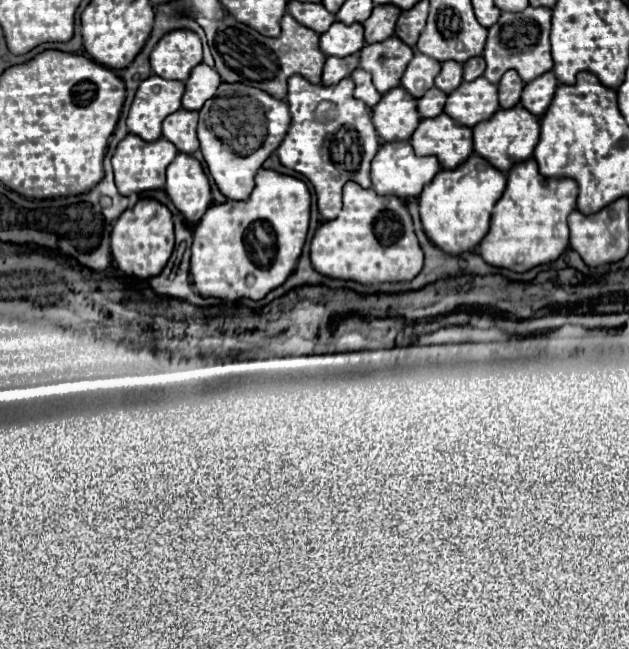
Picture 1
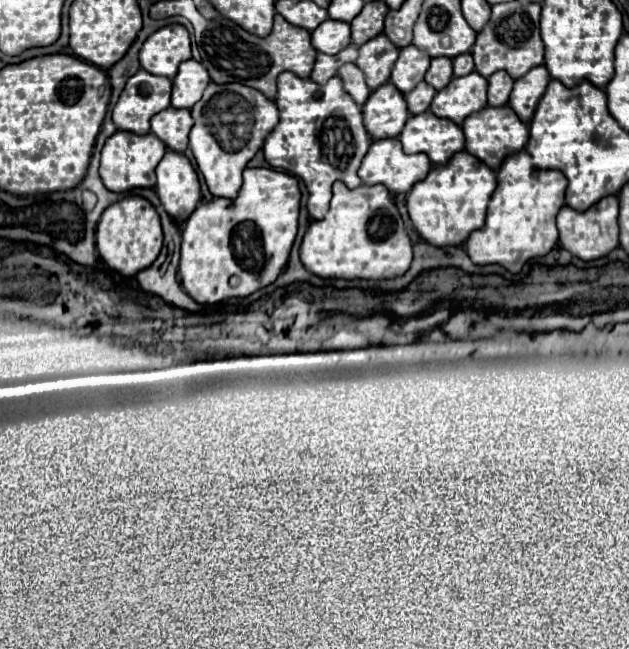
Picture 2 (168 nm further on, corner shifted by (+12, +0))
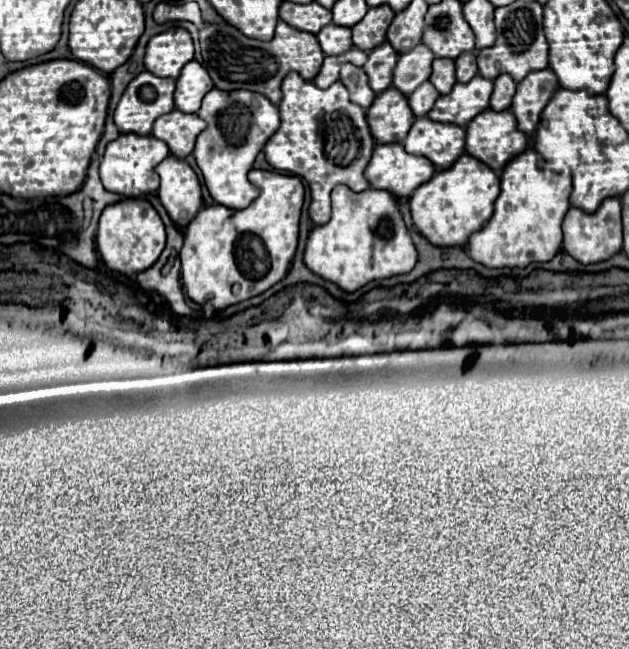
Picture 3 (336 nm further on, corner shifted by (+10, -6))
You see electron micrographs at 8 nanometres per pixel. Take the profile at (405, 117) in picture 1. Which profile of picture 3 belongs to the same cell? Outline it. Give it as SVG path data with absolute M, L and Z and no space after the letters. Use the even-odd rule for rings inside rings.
M394 86L376 96L372 106L368 108L366 118L370 124L370 132L378 144L402 142L416 120L406 96Z

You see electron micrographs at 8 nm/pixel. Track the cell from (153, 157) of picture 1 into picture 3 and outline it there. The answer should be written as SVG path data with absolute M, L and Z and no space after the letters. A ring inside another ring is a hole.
M120 134L110 146L106 146L106 152L100 162L100 180L106 186L106 190L116 192L120 196L142 196L142 194L152 194L160 186L160 178L156 174L156 166L170 156L170 150L166 142L154 138L152 134L148 136L138 136L138 134Z

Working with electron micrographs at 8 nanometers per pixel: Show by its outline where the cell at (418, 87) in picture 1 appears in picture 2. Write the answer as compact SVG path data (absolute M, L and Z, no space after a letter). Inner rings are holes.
M406 46L400 50L400 56L392 68L390 82L402 92L408 94L418 82L424 80L424 74L430 66L430 56L416 46Z

